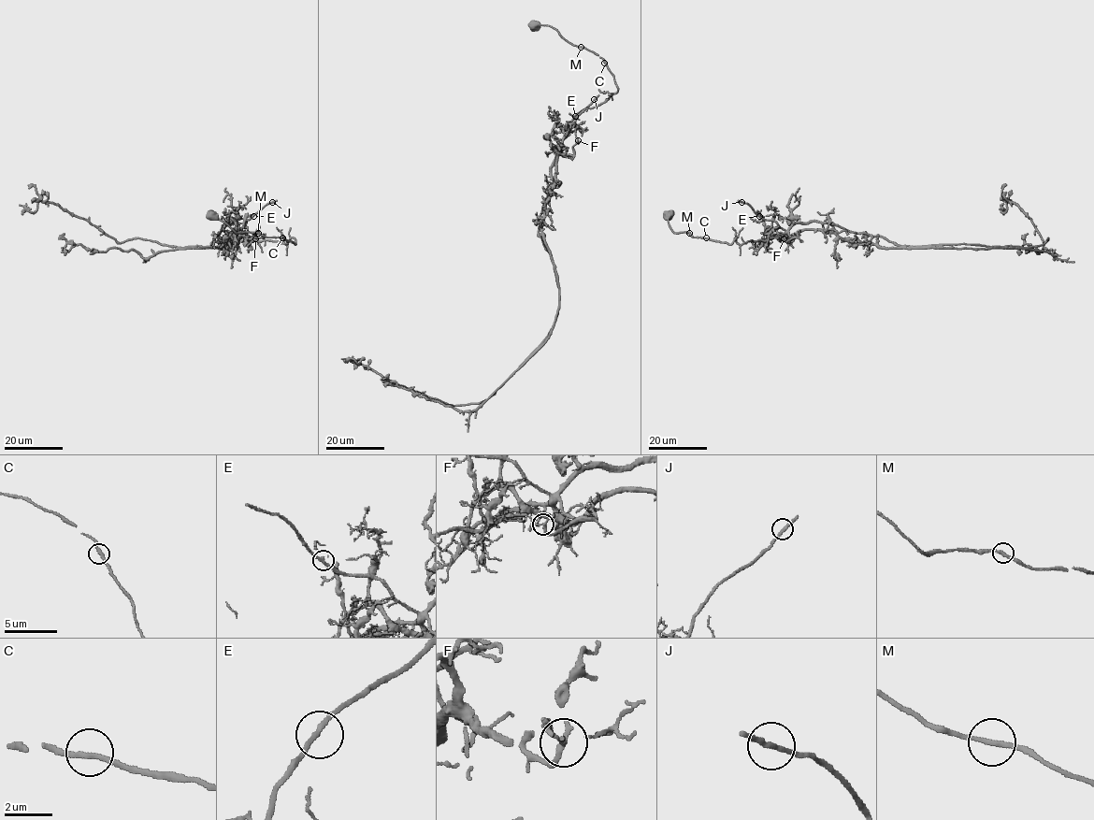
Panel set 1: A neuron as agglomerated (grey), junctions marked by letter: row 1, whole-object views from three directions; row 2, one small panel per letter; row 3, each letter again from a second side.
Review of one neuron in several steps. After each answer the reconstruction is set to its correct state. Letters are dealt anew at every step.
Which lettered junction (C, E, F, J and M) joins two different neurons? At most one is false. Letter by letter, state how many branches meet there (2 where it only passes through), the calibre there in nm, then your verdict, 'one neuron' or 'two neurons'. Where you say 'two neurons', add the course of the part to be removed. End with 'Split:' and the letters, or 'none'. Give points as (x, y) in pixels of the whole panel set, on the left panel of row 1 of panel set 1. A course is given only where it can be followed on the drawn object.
C: 2 | 240 nm | one neuron
E: 2 | 200 nm | one neuron
F: 2 | 200 nm | two neurons | (255, 238), (228, 222), (216, 236), (232, 247), (117, 242), (51, 203), (39, 201), (32, 212), (19, 205)
J: 2 | 200 nm | one neuron
M: 2 | 200 nm | one neuron
Split: F

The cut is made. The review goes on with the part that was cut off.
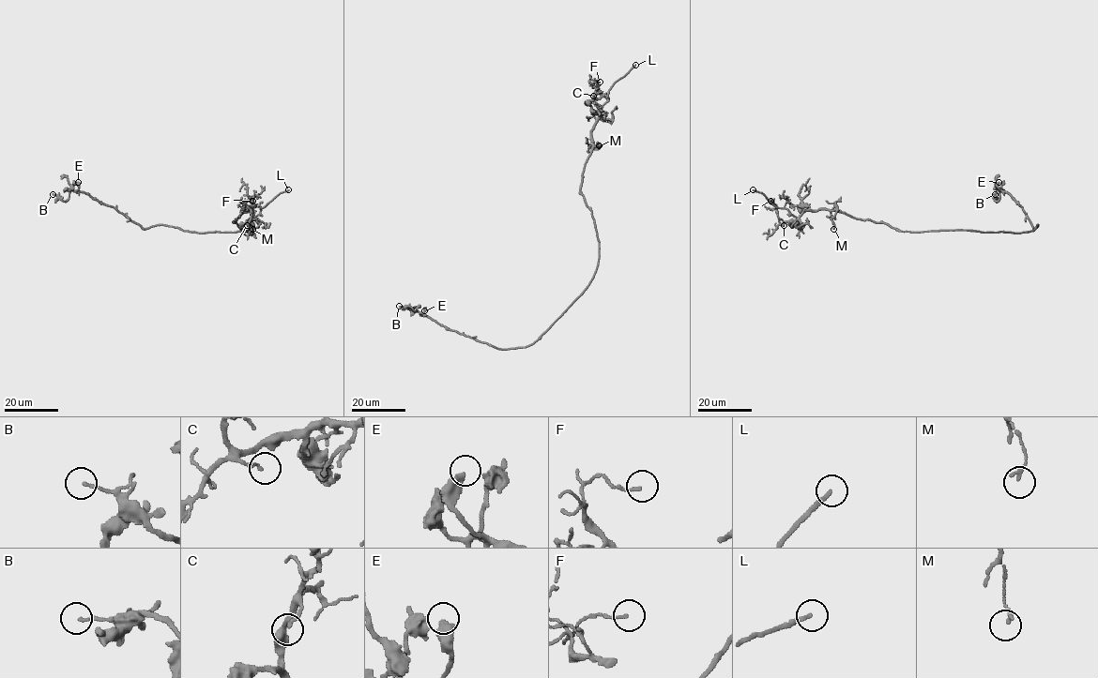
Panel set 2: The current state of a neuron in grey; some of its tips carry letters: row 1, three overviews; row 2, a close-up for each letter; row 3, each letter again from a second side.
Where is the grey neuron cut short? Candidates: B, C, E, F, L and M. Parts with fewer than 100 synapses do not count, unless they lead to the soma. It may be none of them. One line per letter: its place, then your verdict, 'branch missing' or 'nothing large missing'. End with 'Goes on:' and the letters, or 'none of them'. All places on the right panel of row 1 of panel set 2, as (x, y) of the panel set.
B: at (995, 194); nothing large missing
C: at (784, 225); nothing large missing
E: at (998, 182); nothing large missing
F: at (770, 201); nothing large missing
L: at (753, 189); branch missing
M: at (833, 229); nothing large missing
Goes on: L

